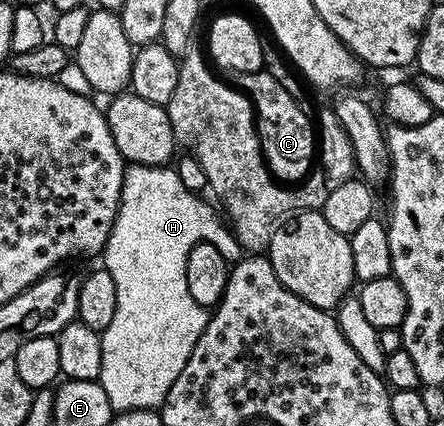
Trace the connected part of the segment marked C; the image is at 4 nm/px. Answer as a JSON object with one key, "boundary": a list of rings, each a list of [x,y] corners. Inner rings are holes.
{"boundary":[[[266,69],[244,74],[238,79],[238,89],[251,99],[255,112],[255,131],[259,134],[259,146],[263,149],[263,161],[267,169],[279,180],[302,179],[312,169],[317,158],[317,130],[312,119],[307,118],[299,102]]]}

